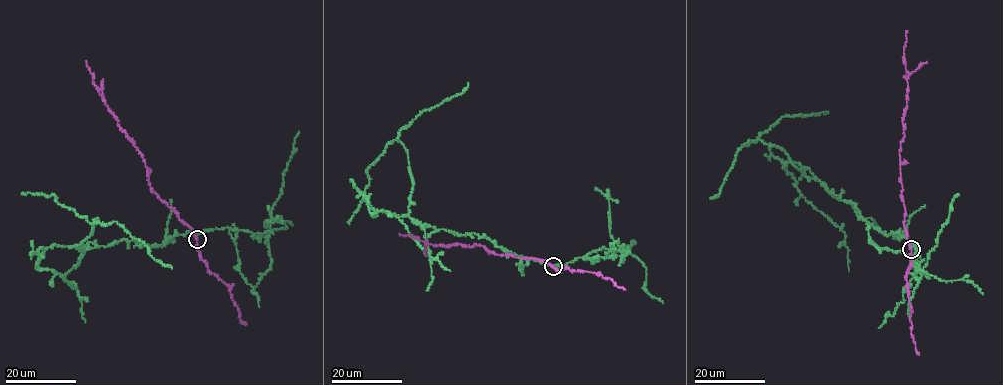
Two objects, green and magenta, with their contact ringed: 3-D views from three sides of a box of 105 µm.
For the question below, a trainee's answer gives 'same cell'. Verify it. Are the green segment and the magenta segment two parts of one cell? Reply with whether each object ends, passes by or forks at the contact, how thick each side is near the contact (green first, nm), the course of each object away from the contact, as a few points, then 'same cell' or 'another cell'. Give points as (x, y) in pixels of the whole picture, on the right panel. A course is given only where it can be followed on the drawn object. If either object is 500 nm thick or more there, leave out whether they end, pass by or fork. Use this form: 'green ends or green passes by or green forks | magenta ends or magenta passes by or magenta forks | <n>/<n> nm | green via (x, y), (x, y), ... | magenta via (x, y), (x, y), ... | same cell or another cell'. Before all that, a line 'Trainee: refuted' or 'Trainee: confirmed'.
Trainee: refuted
green ends | magenta passes by | 160/200 nm | green via (911, 249), (905, 236), (874, 228), (855, 204), (809, 178), (780, 148), (755, 141), (783, 116), (828, 112) | magenta via (911, 249), (904, 221), (900, 170), (909, 74), (904, 54), (907, 30) | another cell

